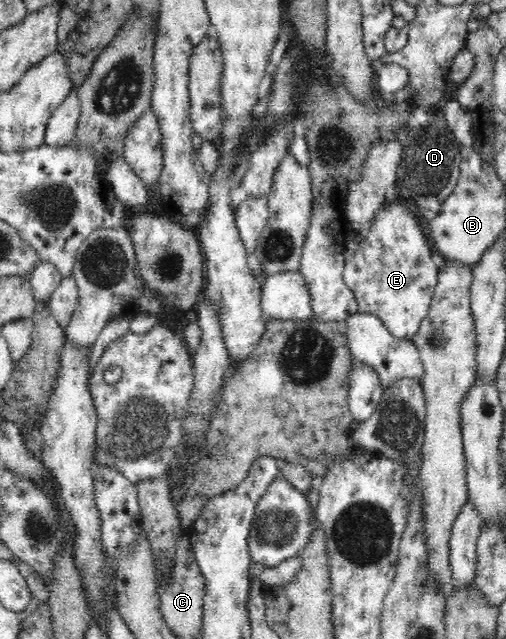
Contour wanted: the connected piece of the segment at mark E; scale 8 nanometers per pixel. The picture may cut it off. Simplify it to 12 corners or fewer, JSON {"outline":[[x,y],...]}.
{"outline":[[396,199],[346,262],[360,312],[411,340],[440,265]]}

